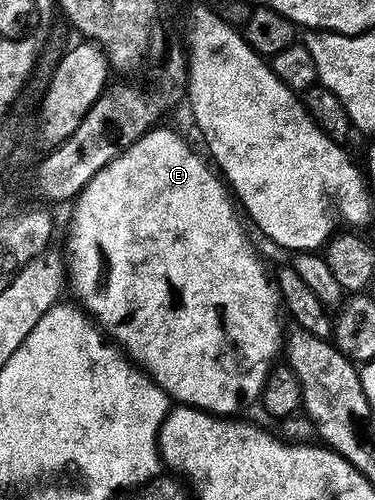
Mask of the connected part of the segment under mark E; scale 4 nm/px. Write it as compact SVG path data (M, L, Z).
M161 128L150 129L129 149L121 151L117 158L109 166L103 167L76 197L72 206L73 218L69 221L67 285L70 290L73 288L73 293L77 296L76 304L93 318L97 328L114 342L138 369L148 373L157 382L157 386L178 406L200 409L203 413L212 413L214 417L229 419L236 414L233 412L244 401L254 406L260 402L271 376L269 361L282 356L283 298L281 290L277 288L271 273L265 270L265 265L261 262L248 231L245 230L246 222L235 204L234 194L225 178L204 156L201 158L175 130Z

